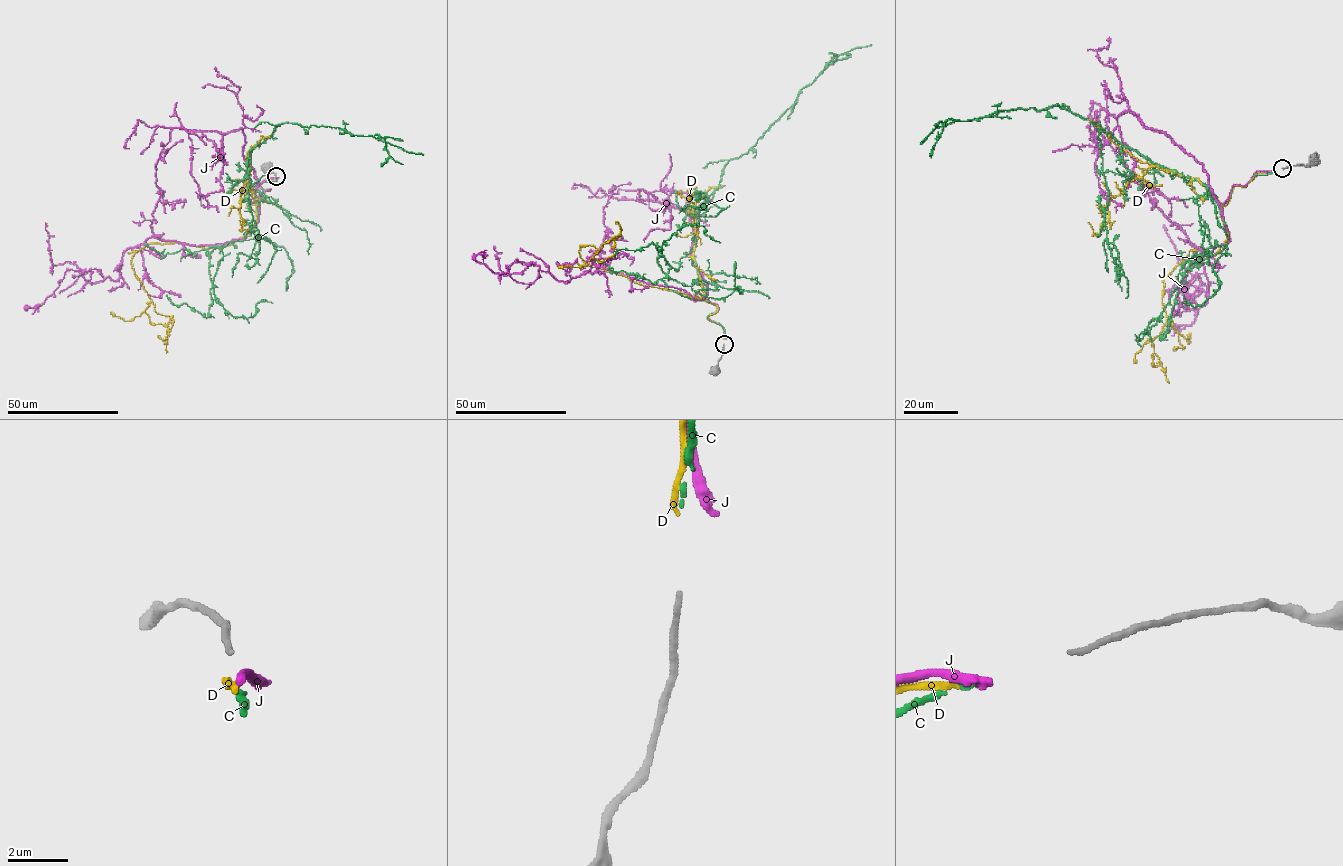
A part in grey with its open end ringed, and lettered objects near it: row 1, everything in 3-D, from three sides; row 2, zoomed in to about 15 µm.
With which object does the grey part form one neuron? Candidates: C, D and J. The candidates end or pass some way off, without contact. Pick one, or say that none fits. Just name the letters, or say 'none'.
C

